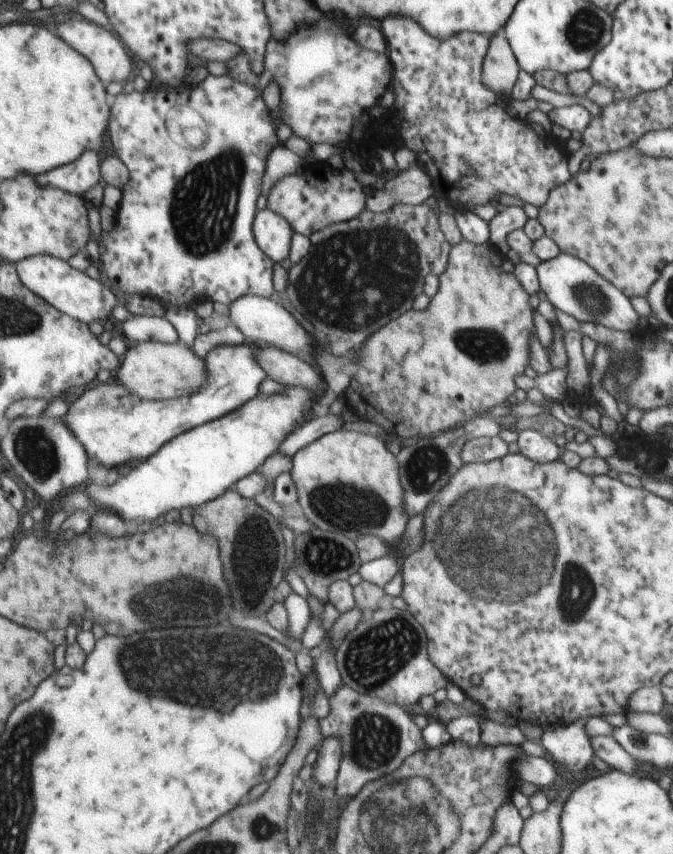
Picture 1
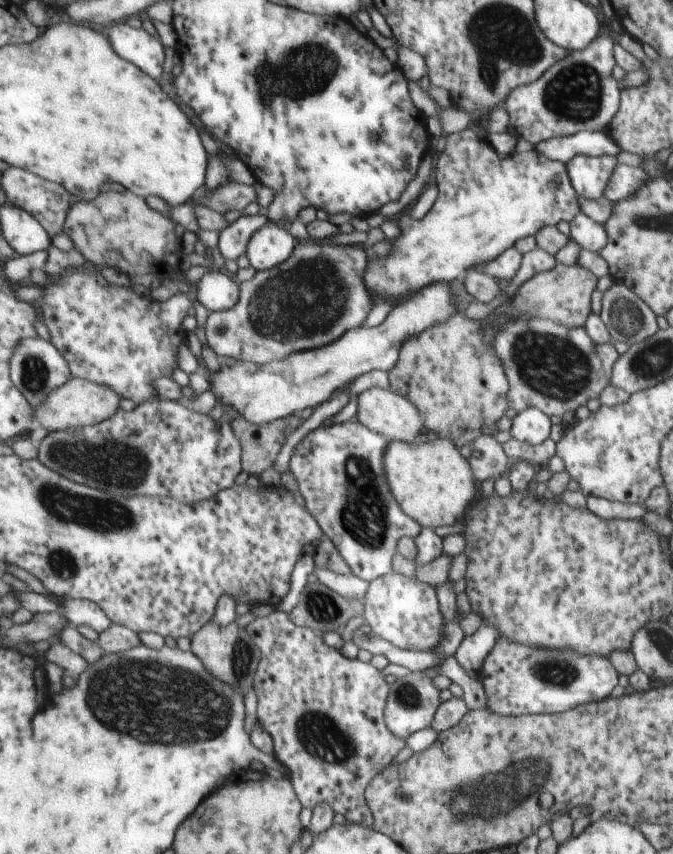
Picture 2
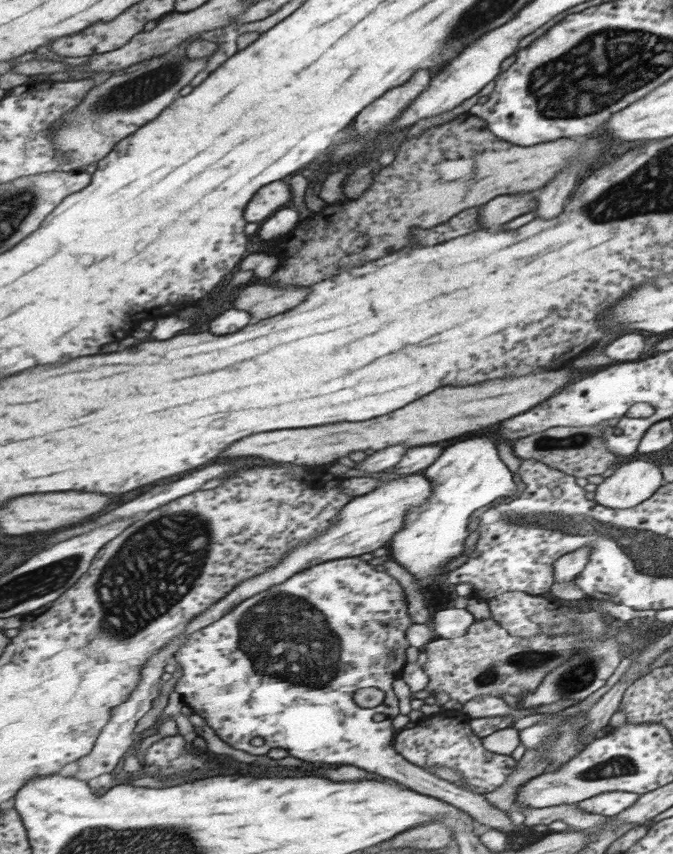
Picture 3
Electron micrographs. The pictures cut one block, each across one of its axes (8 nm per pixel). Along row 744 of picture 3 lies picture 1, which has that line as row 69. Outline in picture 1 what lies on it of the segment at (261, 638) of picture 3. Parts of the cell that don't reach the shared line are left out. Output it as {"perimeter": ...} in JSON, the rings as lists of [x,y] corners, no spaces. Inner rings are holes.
{"perimeter":[[[324,20],[318,24],[318,28],[312,30],[300,30],[290,40],[272,40],[272,44],[268,46],[266,70],[262,74],[254,72],[254,66],[248,56],[238,56],[236,62],[230,62],[230,66],[234,78],[248,84],[258,84],[260,88],[268,88],[272,78],[276,78],[282,84],[286,122],[294,128],[294,132],[308,142],[332,145],[340,142],[346,136],[346,132],[350,132],[350,126],[356,120],[356,116],[360,116],[362,110],[370,108],[384,94],[384,90],[388,90],[392,82],[392,62],[382,54],[356,46],[348,38],[348,32],[332,20]]]}

